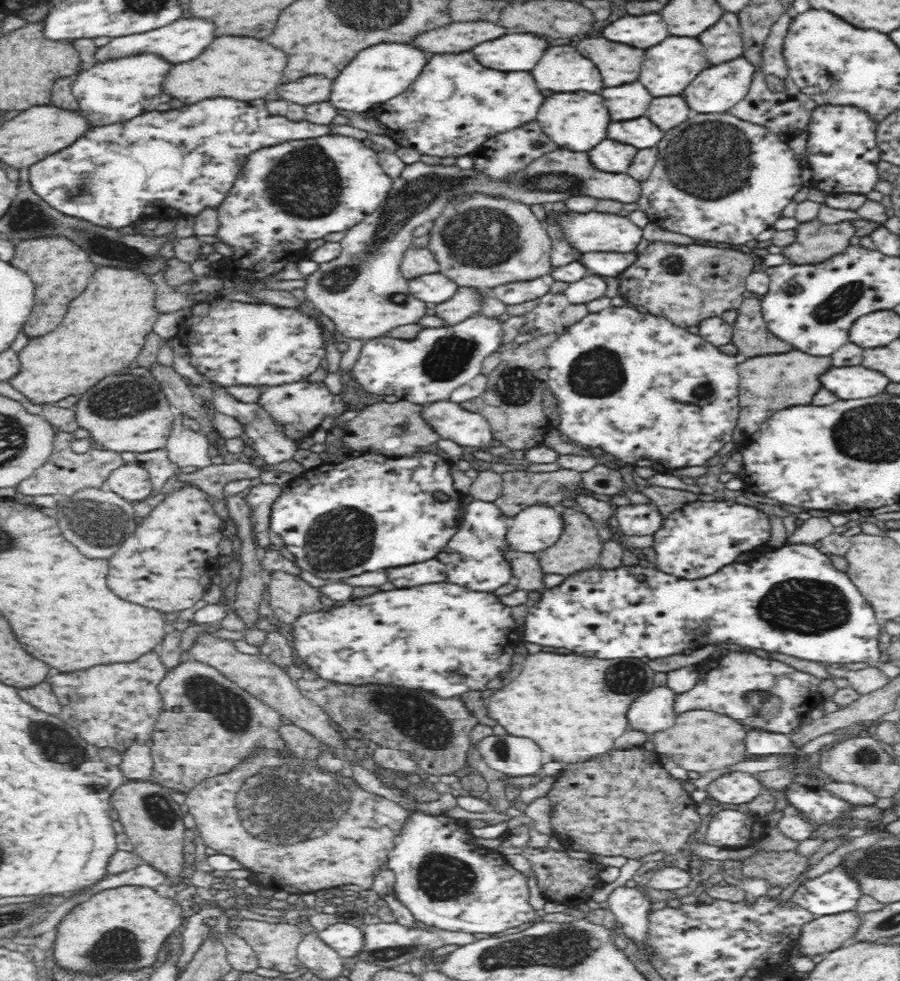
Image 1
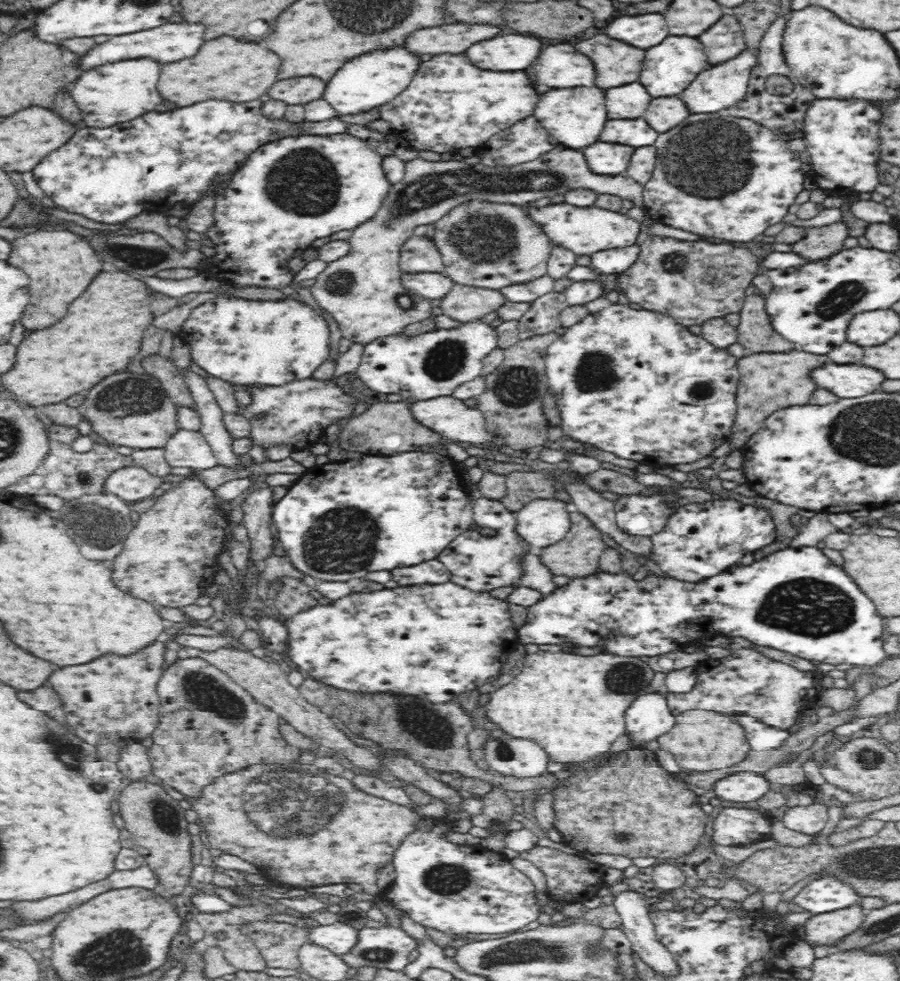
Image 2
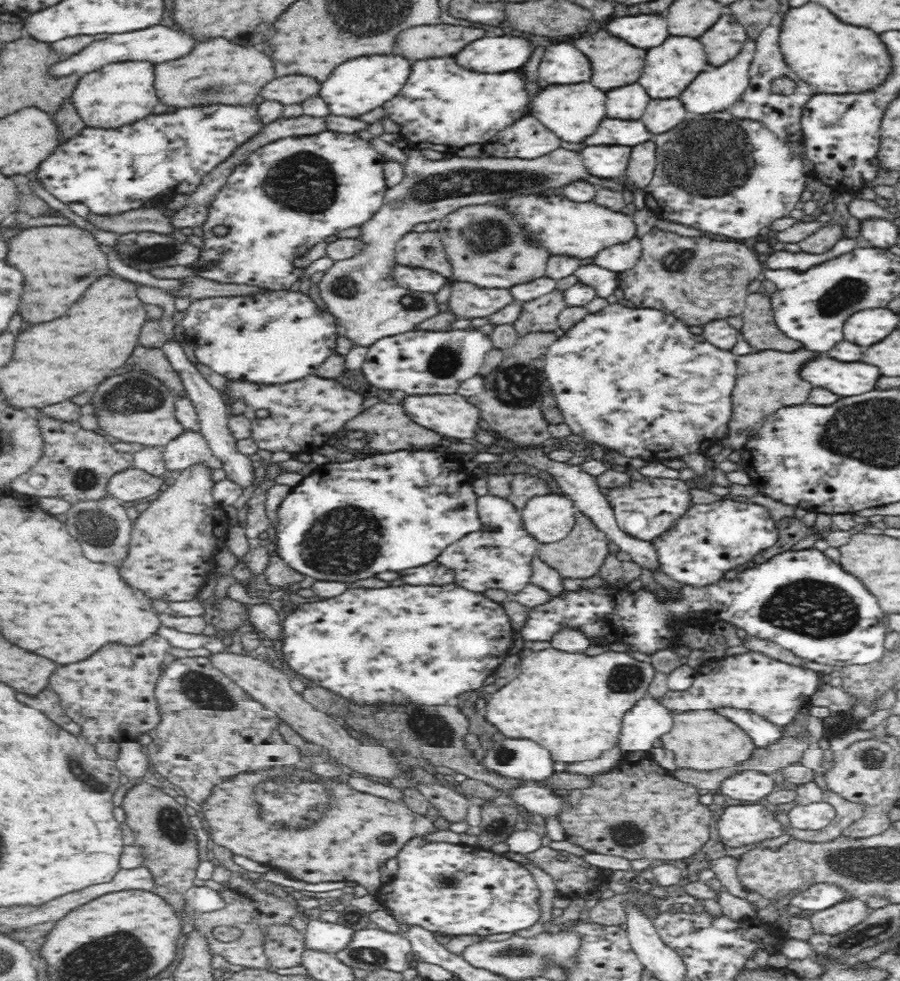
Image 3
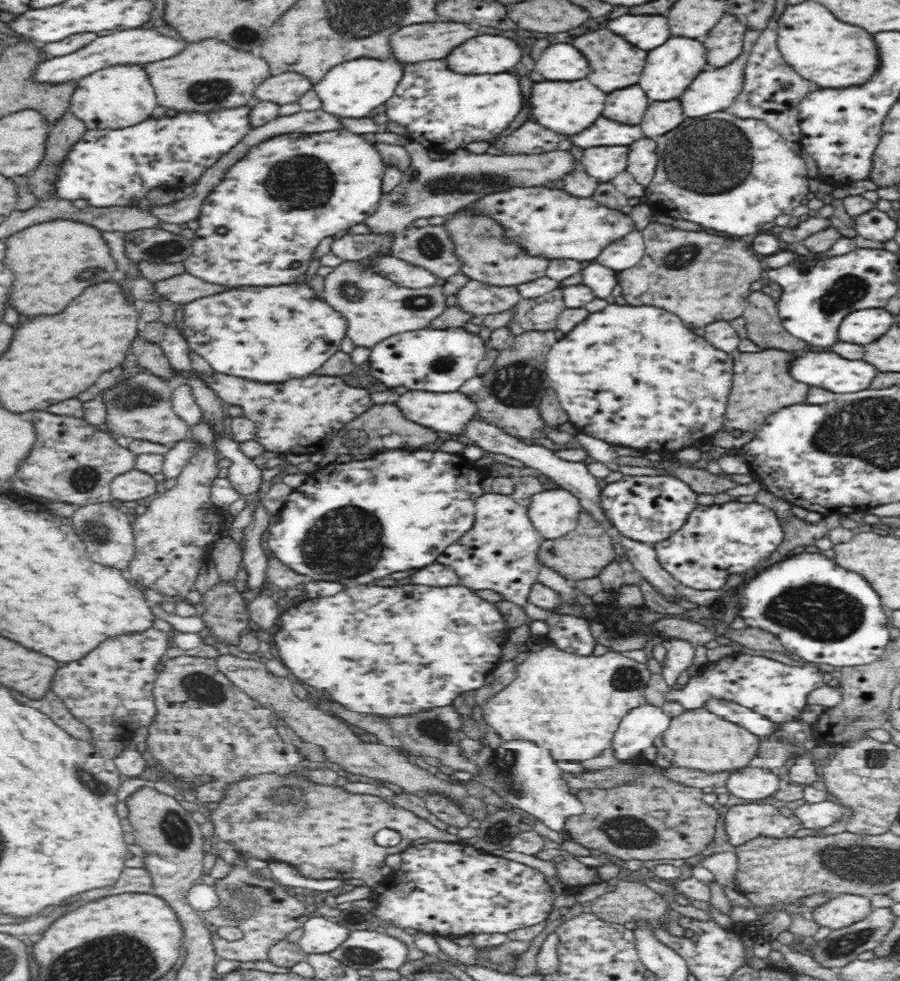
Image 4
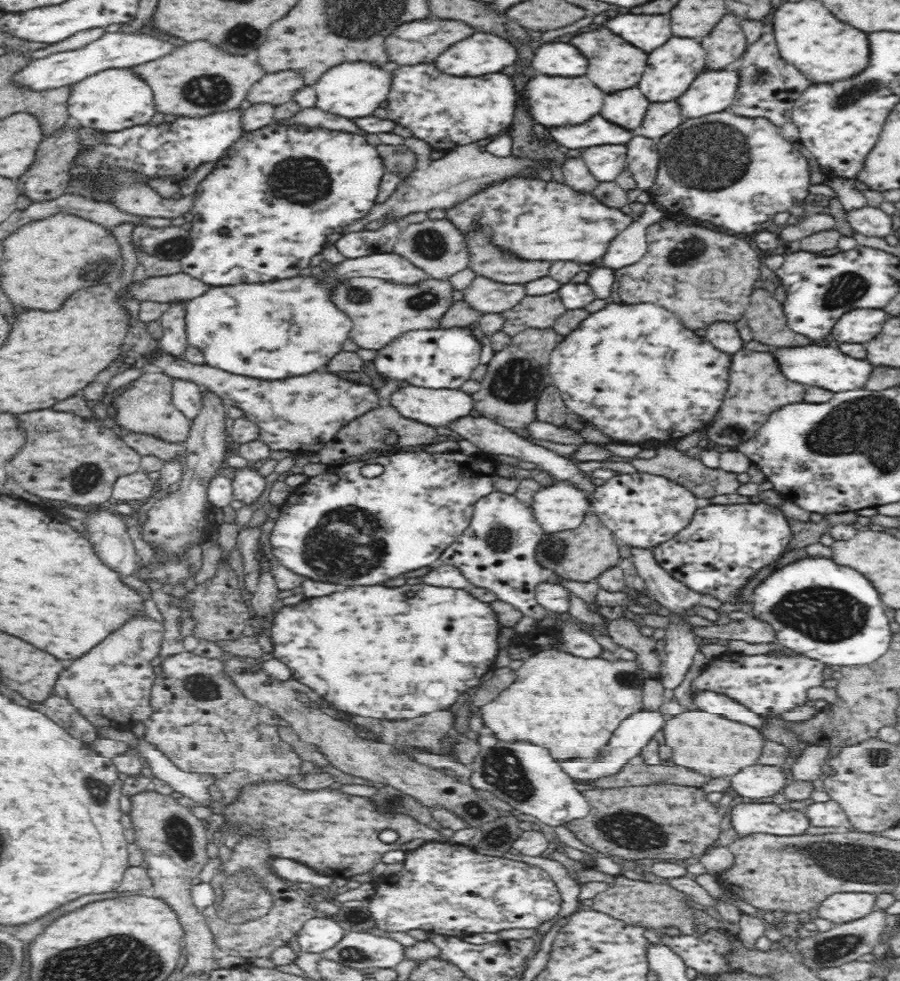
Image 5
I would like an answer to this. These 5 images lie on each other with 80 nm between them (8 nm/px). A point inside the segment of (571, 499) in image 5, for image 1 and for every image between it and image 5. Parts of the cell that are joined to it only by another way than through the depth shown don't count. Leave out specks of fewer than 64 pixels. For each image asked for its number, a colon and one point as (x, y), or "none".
1: (538, 527)
2: (541, 523)
3: (548, 519)
4: (553, 513)

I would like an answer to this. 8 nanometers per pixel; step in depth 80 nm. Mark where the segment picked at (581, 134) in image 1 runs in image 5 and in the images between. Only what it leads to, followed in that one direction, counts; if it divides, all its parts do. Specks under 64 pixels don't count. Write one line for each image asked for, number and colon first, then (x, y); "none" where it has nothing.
2: (576, 118)
3: (573, 113)
4: (569, 109)
5: (555, 102)

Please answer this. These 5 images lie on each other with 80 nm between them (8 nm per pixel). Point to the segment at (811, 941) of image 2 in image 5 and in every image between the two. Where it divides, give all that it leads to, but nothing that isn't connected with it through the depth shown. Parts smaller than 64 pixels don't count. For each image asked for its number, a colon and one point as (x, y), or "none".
3: (831, 922)
4: (844, 910)
5: (841, 908)

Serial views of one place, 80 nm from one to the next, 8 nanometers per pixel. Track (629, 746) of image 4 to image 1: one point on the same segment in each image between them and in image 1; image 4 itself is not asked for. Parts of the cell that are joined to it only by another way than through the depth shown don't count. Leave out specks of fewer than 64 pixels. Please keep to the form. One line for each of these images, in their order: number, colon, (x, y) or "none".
1: (653, 711)
2: (649, 716)
3: (648, 719)

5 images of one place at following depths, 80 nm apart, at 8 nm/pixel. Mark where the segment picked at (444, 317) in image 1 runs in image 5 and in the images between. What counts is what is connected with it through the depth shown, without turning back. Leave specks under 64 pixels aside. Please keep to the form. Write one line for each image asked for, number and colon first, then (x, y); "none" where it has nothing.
2: (464, 303)
3: (468, 301)
4: (475, 298)
5: (485, 296)

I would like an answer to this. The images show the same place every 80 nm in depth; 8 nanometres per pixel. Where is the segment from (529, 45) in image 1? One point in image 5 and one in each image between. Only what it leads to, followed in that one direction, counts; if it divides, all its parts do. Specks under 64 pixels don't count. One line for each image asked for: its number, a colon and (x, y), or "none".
2: (512, 52)
3: (504, 53)
4: (487, 54)
5: (481, 54)

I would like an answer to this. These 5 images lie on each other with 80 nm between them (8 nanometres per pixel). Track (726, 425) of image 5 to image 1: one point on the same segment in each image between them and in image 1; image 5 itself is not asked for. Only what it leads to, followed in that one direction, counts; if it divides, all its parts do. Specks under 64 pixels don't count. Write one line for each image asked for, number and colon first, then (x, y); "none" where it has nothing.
1: (767, 383)
2: (767, 382)
3: (768, 380)
4: (763, 384)

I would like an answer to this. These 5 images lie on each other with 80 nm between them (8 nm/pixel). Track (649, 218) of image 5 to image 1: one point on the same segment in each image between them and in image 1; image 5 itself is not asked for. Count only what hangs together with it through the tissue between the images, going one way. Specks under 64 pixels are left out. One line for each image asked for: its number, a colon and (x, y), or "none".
1: (601, 263)
2: (612, 261)
3: (617, 258)
4: (627, 252)

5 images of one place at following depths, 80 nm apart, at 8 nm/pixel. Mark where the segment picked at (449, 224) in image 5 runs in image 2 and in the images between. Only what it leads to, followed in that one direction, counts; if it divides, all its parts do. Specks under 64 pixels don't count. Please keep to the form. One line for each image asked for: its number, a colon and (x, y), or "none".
2: (418, 255)
3: (423, 250)
4: (429, 247)

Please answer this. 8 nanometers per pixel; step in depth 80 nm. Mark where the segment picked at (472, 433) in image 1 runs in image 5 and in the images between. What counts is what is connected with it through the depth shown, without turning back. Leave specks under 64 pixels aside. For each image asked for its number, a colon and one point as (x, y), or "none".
2: (449, 417)
3: (451, 415)
4: (451, 412)
5: (439, 409)

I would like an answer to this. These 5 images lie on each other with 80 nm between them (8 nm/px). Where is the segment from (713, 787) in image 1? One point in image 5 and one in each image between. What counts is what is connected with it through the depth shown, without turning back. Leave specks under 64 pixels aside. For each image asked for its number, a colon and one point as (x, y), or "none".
2: (745, 786)
3: (749, 786)
4: (749, 783)
5: (755, 781)

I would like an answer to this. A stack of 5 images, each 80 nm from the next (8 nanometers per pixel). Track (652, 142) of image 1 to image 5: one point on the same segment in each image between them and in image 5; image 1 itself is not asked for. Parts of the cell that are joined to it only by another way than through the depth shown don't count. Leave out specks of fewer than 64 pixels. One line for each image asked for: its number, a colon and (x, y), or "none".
2: (638, 133)
3: (630, 133)
4: (607, 132)
5: (599, 131)

